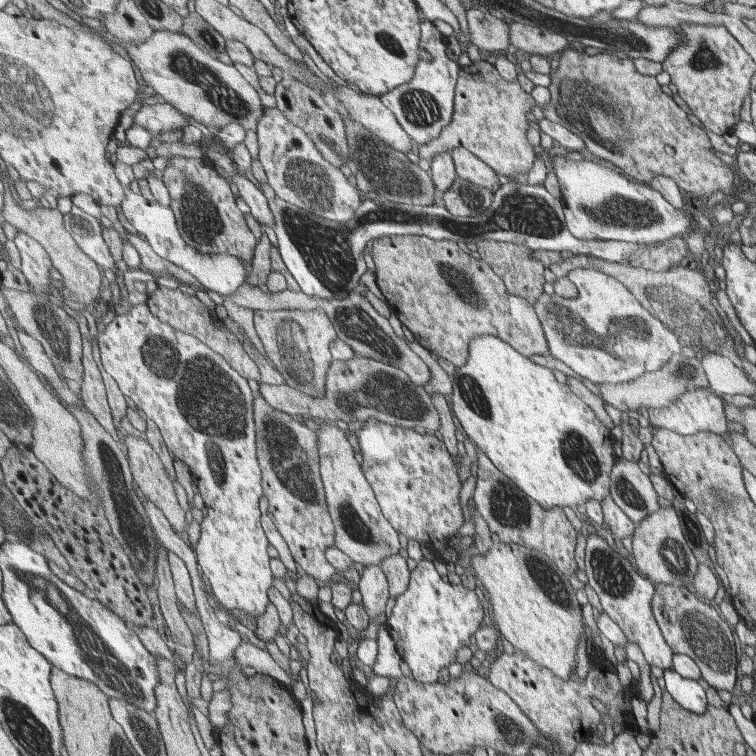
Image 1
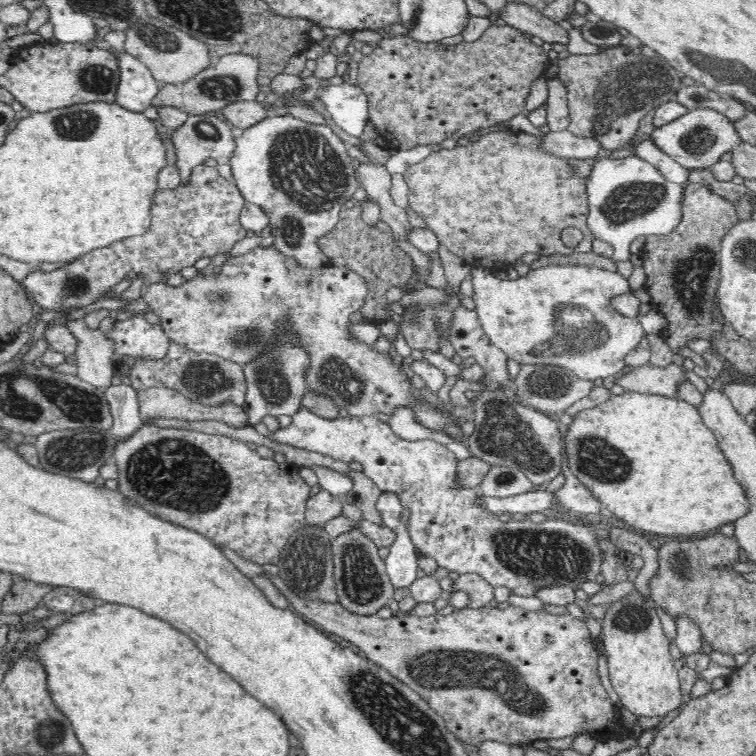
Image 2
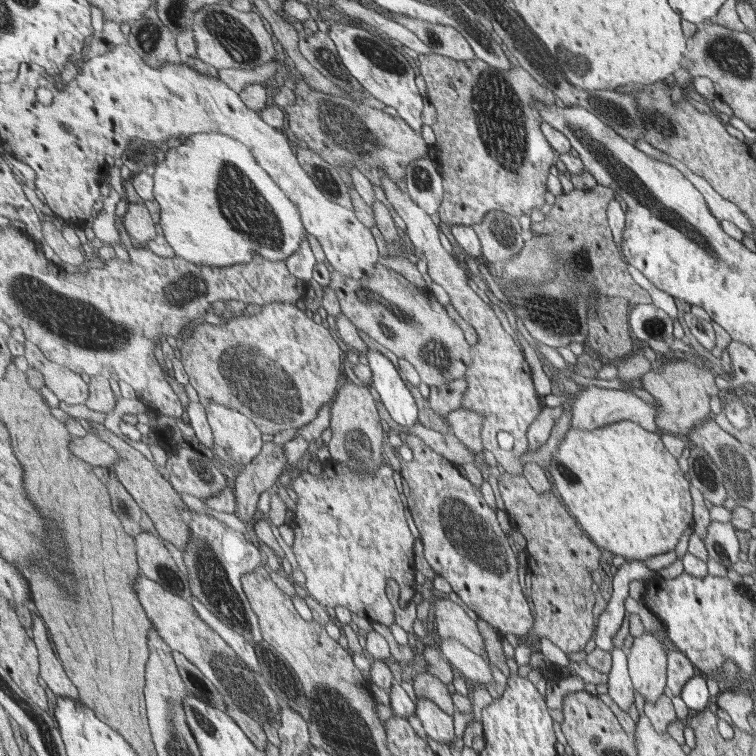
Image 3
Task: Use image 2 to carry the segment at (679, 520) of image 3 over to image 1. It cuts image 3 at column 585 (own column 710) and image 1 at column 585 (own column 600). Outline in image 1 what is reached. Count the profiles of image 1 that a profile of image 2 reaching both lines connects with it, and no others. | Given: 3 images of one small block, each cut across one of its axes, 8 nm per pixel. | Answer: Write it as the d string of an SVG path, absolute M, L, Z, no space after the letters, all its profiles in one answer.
M484 334L472 340L468 363L457 367L452 377L455 381L452 410L466 436L543 508L569 506L582 510L590 500L602 502L612 496L611 470L618 462L613 444L618 433L611 430L569 386L561 384L553 370L535 364L499 337Z

